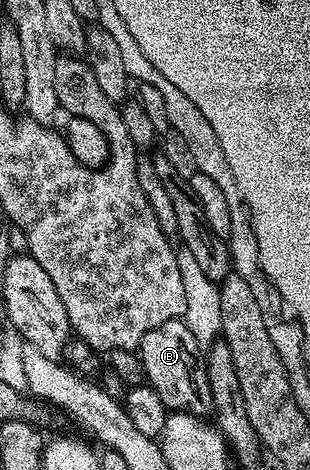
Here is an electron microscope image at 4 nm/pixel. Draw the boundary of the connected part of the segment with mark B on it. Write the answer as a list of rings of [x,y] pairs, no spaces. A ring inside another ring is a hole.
[[[182,319],[164,321],[144,337],[140,348],[145,382],[159,394],[160,400],[171,412],[206,417],[214,402],[208,389],[204,351]]]

